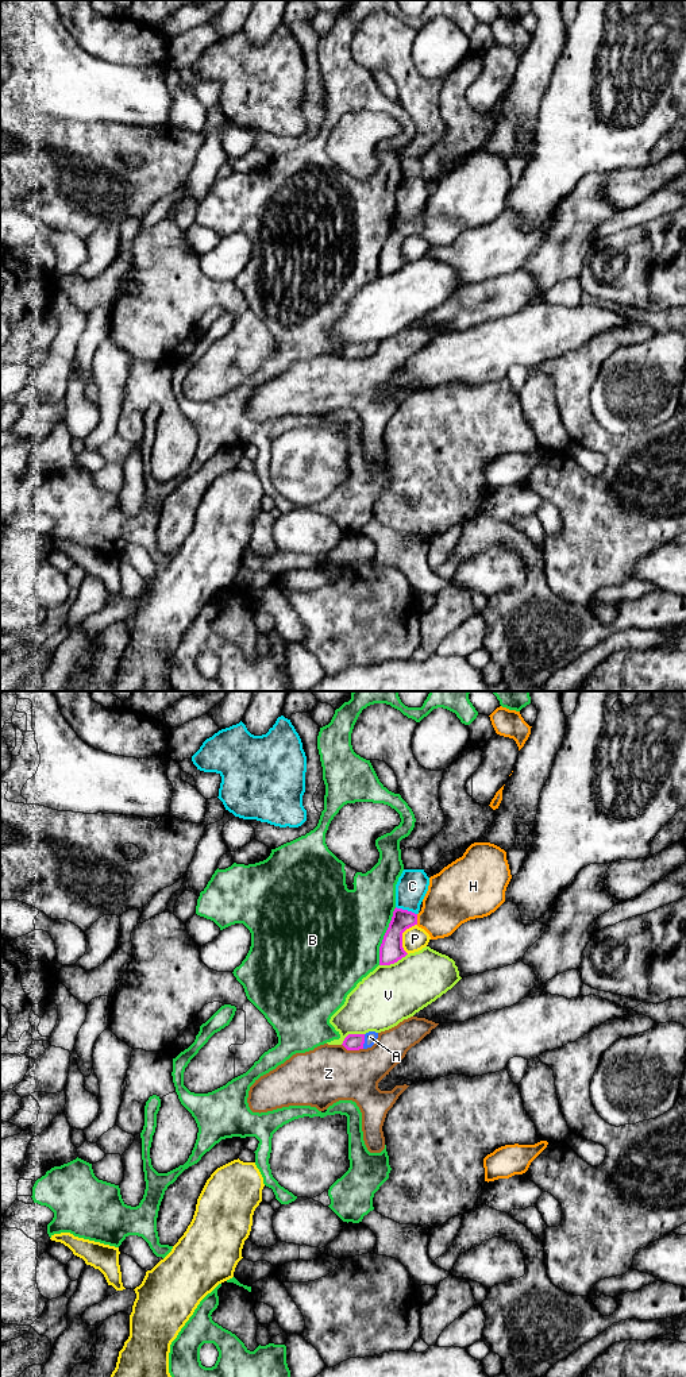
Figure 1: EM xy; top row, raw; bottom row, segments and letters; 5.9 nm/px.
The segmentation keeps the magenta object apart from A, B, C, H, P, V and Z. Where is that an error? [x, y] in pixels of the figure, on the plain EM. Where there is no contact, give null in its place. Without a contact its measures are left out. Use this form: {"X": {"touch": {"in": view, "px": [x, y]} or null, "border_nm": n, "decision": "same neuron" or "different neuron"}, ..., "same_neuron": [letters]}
{"A": {"touch": {"in": "xy", "px": [363, 350]}, "border_nm": 90, "decision": "same neuron"}, "B": {"touch": {"in": "xy", "px": [384, 245]}, "border_nm": 360, "decision": "different neuron"}, "C": {"touch": {"in": "xy", "px": [407, 219]}, "border_nm": 140, "decision": "different neuron"}, "H": {"touch": {"in": "xy", "px": [416, 228]}, "border_nm": 60, "decision": "different neuron"}, "P": {"touch": {"in": "xy", "px": [401, 246]}, "border_nm": 190, "decision": "different neuron"}, "V": {"touch": {"in": "xy", "px": [393, 272]}, "border_nm": 180, "decision": "different neuron"}, "Z": {"touch": {"in": "xy", "px": [353, 358]}, "border_nm": 130, "decision": "different neuron"}, "same_neuron": ["A"]}

